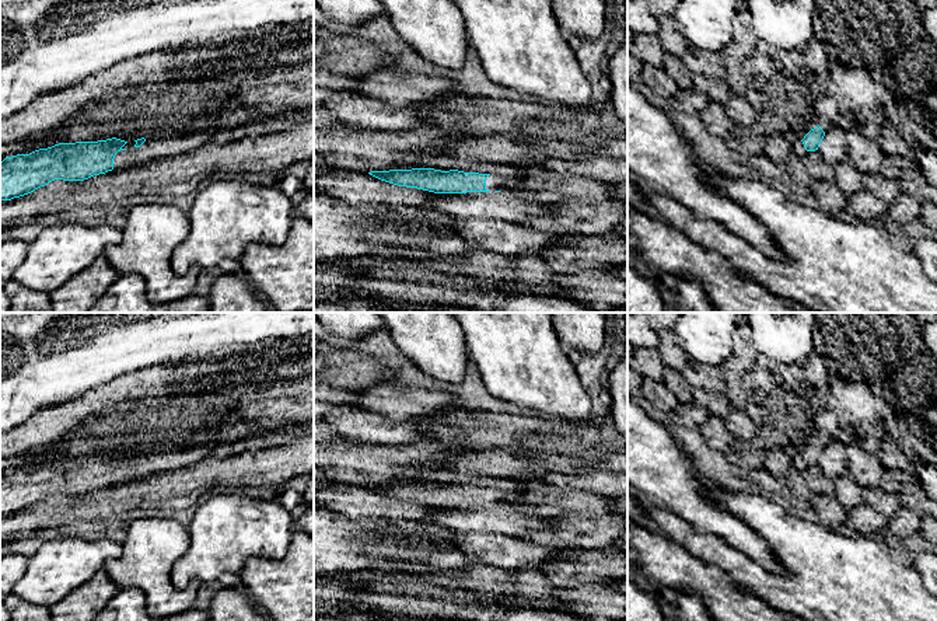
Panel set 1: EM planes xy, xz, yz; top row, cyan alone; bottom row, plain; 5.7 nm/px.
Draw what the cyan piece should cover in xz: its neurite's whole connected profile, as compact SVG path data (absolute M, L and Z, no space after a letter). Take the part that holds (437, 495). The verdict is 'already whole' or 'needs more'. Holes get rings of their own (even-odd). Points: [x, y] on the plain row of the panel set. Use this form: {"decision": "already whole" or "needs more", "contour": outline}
{"decision": "needs more", "contour": "M434 482L371 485L370 489L406 502L417 502L434 507L506 506L514 509L525 491L499 491L458 484Z"}

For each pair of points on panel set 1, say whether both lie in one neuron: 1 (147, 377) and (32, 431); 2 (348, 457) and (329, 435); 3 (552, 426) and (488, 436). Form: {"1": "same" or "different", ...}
{"1": "same", "2": "different", "3": "same"}

